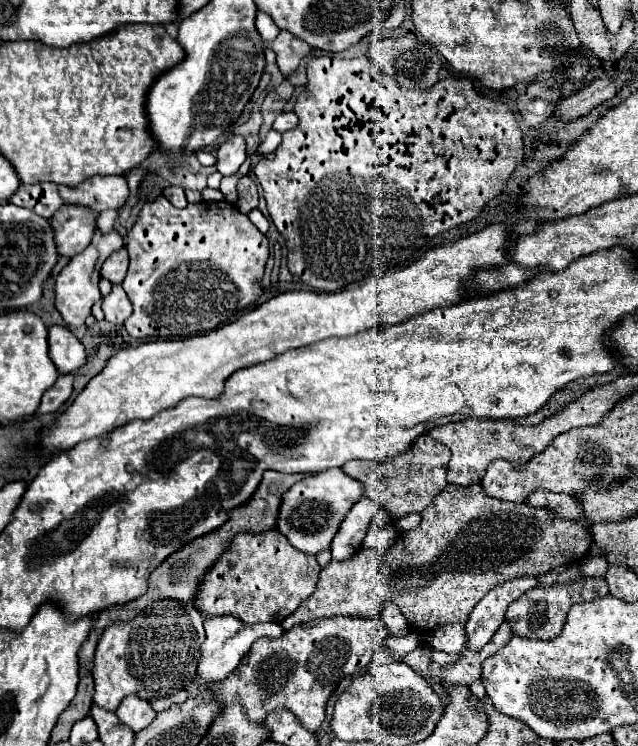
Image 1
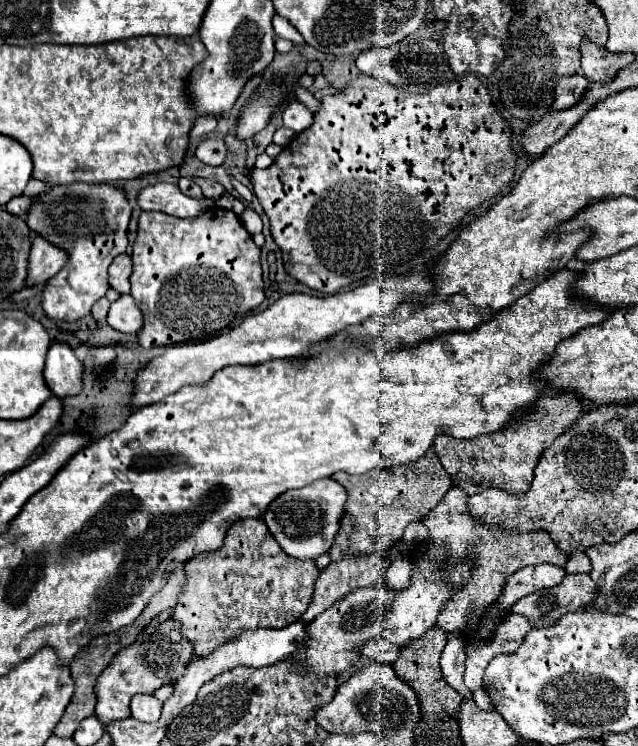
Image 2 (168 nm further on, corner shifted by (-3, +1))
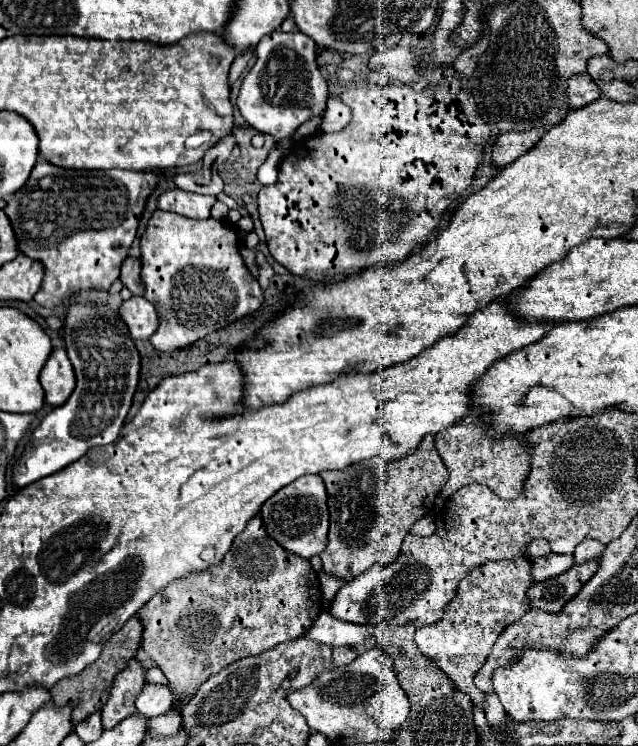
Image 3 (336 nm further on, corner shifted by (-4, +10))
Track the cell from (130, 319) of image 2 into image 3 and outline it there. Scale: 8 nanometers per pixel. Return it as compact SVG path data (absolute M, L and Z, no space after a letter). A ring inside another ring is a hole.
M134 296L126 300L120 308L120 316L126 320L130 334L136 340L148 340L158 330L158 312L146 298Z

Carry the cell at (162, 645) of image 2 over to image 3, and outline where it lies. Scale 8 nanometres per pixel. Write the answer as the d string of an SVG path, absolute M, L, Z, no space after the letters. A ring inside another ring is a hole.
M130 660L126 670L122 670L116 676L110 690L110 698L102 708L104 730L110 730L116 724L120 724L124 718L136 714L134 702L142 686L144 686L144 668L136 660Z

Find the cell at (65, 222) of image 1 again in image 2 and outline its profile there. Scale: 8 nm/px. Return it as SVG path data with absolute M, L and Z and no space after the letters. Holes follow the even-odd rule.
M37 235L33 239L33 247L31 247L31 255L29 255L29 285L37 285L43 283L47 279L51 279L55 273L59 273L69 261L69 255L65 249L49 243L45 237Z

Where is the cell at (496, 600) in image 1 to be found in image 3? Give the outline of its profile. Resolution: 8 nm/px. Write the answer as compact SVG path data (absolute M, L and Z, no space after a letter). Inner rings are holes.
M548 554L548 556L536 558L532 562L532 576L534 576L536 582L542 582L546 578L560 576L572 564L574 564L574 556L572 554Z

